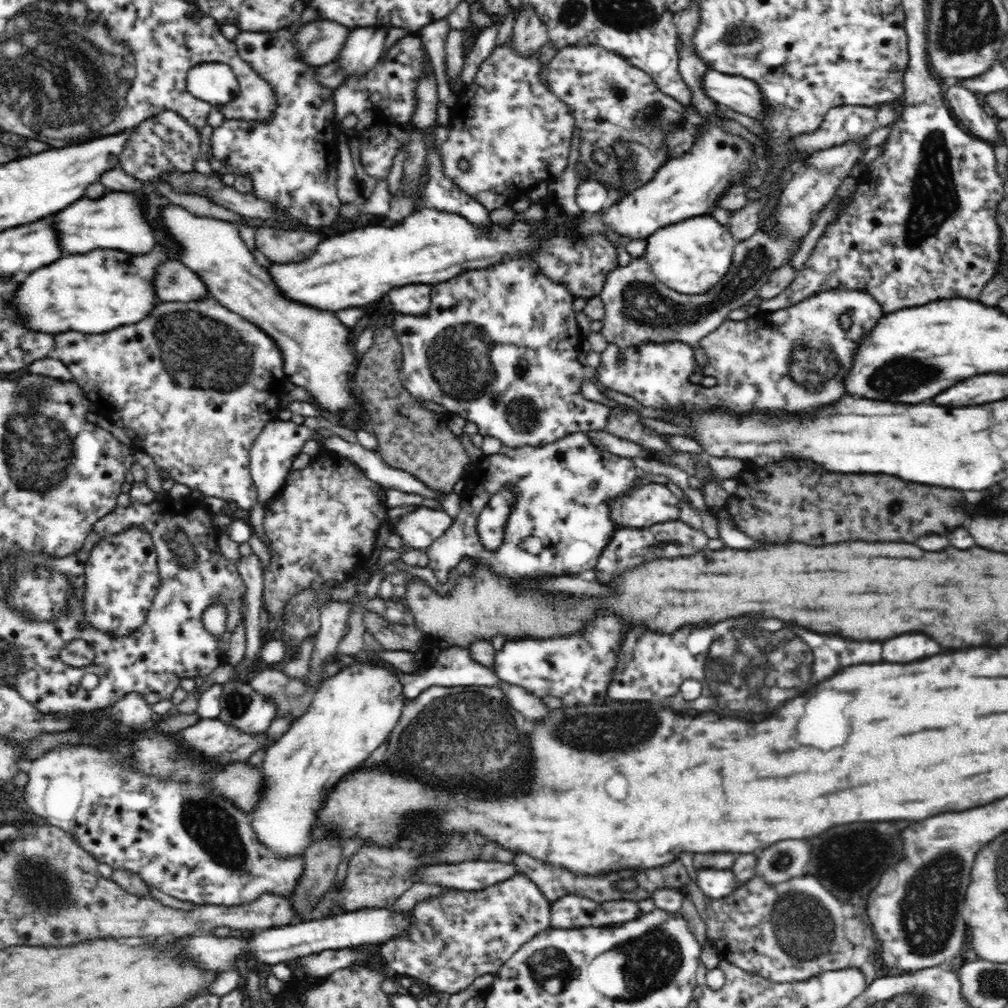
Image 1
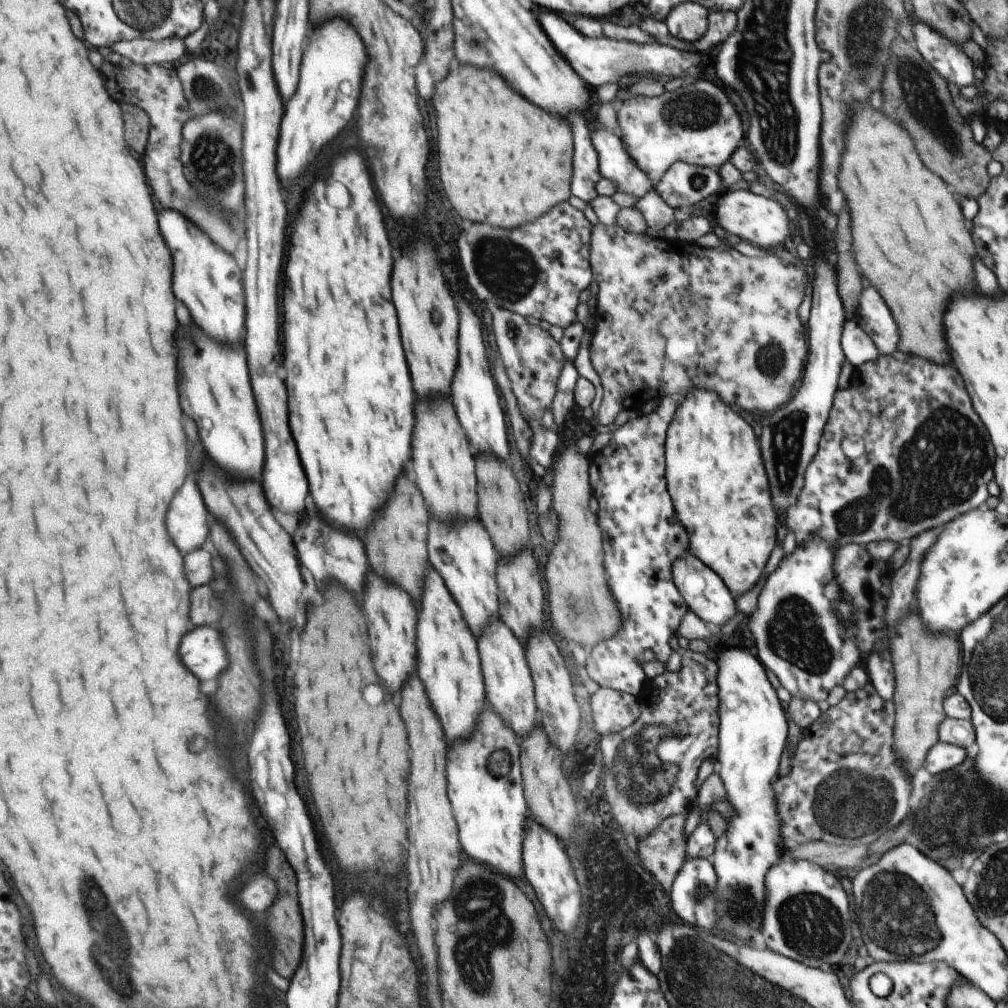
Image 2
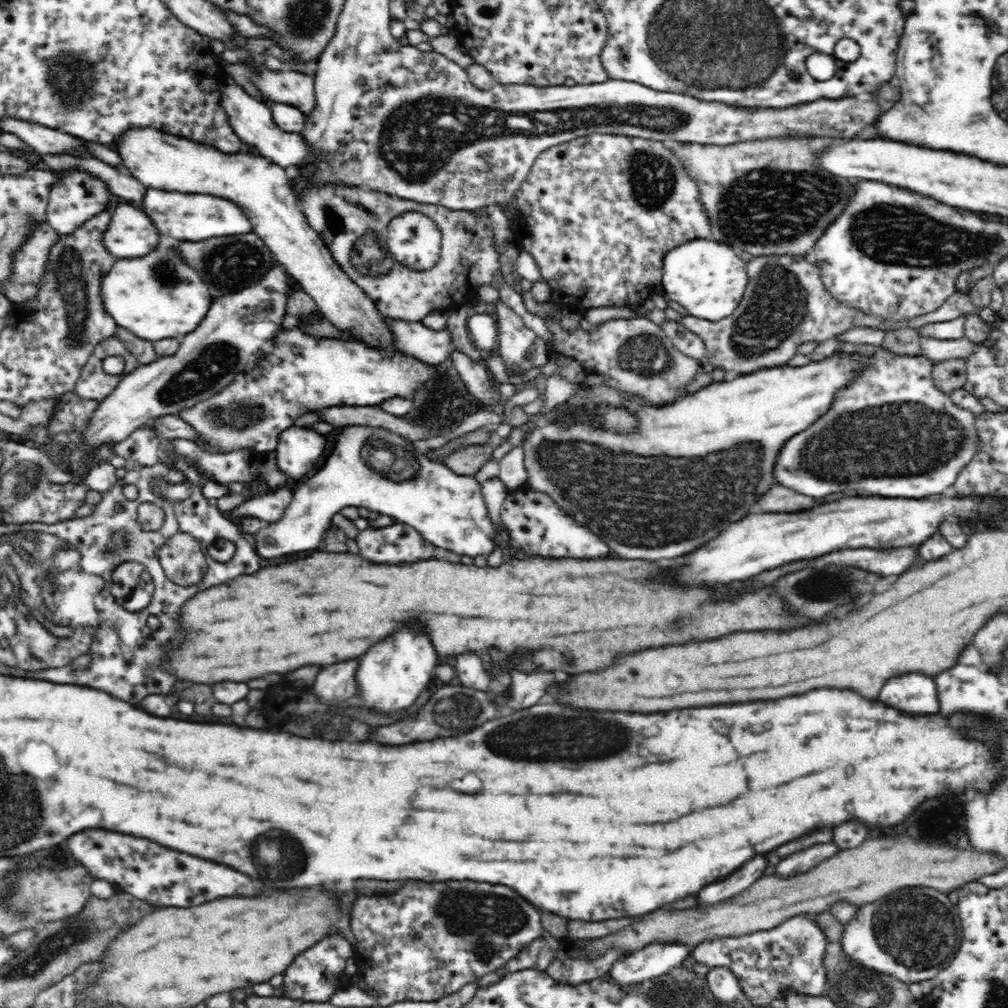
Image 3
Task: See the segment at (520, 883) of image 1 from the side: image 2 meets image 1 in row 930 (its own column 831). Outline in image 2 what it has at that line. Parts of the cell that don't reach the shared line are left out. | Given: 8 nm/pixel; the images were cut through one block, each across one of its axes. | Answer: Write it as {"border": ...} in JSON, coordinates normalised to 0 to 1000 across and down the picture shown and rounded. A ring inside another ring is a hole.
{"border":[[[894,347],[890,351],[872,353],[868,359],[858,359],[848,365],[842,383],[828,389],[813,446],[799,464],[799,476],[791,490],[791,500],[777,510],[777,526],[789,528],[791,542],[807,536],[824,538],[834,544],[842,540],[860,542],[870,538],[900,540],[914,528],[934,524],[947,514],[969,506],[979,494],[979,480],[987,476],[987,466],[983,466],[985,456],[987,450],[979,427],[963,405],[953,373],[943,359],[928,361]],[[840,431],[858,437],[854,452],[846,456],[834,448],[834,437]]]}

